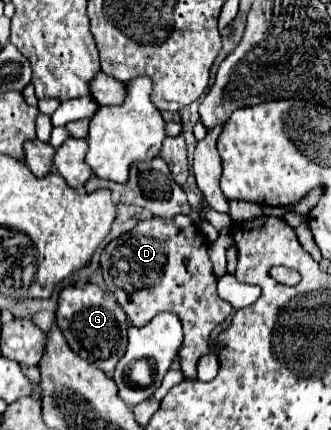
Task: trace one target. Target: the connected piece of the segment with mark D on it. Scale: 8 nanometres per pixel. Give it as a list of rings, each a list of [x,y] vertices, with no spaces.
[[[186,215],[152,217],[140,221],[130,233],[110,241],[102,251],[102,273],[108,289],[132,325],[142,327],[154,315],[172,311],[184,327],[180,365],[186,379],[196,379],[198,361],[210,353],[210,335],[232,313],[232,305],[218,297],[218,277],[208,263],[208,239]]]

